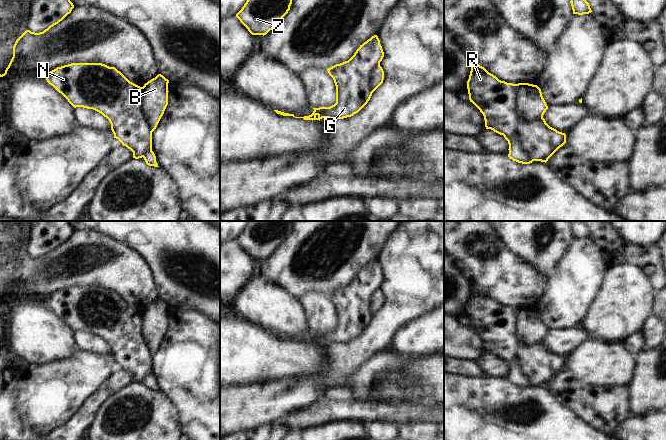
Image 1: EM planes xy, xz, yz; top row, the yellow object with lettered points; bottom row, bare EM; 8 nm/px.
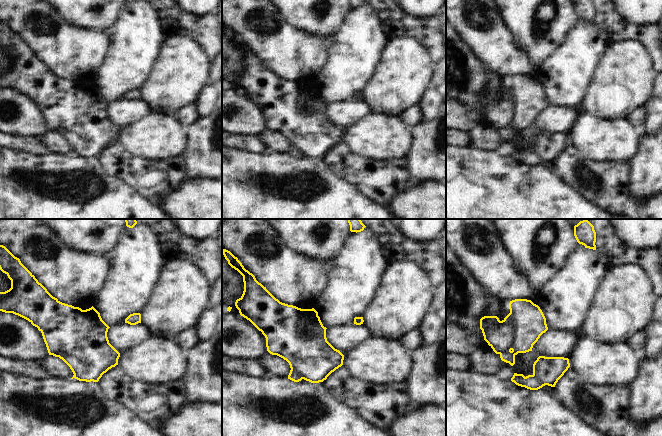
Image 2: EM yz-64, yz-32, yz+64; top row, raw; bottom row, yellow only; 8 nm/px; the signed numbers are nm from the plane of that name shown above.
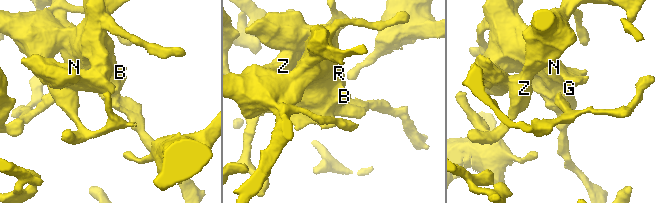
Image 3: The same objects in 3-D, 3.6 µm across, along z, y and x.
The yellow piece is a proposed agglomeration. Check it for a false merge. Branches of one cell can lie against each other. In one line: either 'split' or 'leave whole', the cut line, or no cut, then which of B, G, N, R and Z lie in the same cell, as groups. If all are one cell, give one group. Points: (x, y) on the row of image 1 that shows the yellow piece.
split | yz (512, 84), (515, 90), (516, 113), (527, 121), (542, 117) | B Z / G N R

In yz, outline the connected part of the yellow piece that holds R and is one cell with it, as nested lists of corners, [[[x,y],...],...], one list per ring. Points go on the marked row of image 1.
[[[471,57],[470,65],[471,71],[467,81],[469,100],[483,114],[486,129],[491,129],[503,136],[512,135],[518,131],[520,133],[520,141],[526,153],[534,161],[546,163],[566,143],[566,134],[550,127],[543,117],[531,122],[521,119],[517,114],[516,90],[513,83],[499,80],[484,67],[480,66],[474,57]]]

